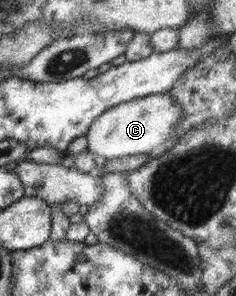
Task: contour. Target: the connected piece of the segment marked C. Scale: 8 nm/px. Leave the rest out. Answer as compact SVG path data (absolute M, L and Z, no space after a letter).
M169 92L144 96L140 99L122 102L93 121L87 136L87 152L102 156L107 162L129 156L156 154L165 150L168 140L178 130L181 109Z

